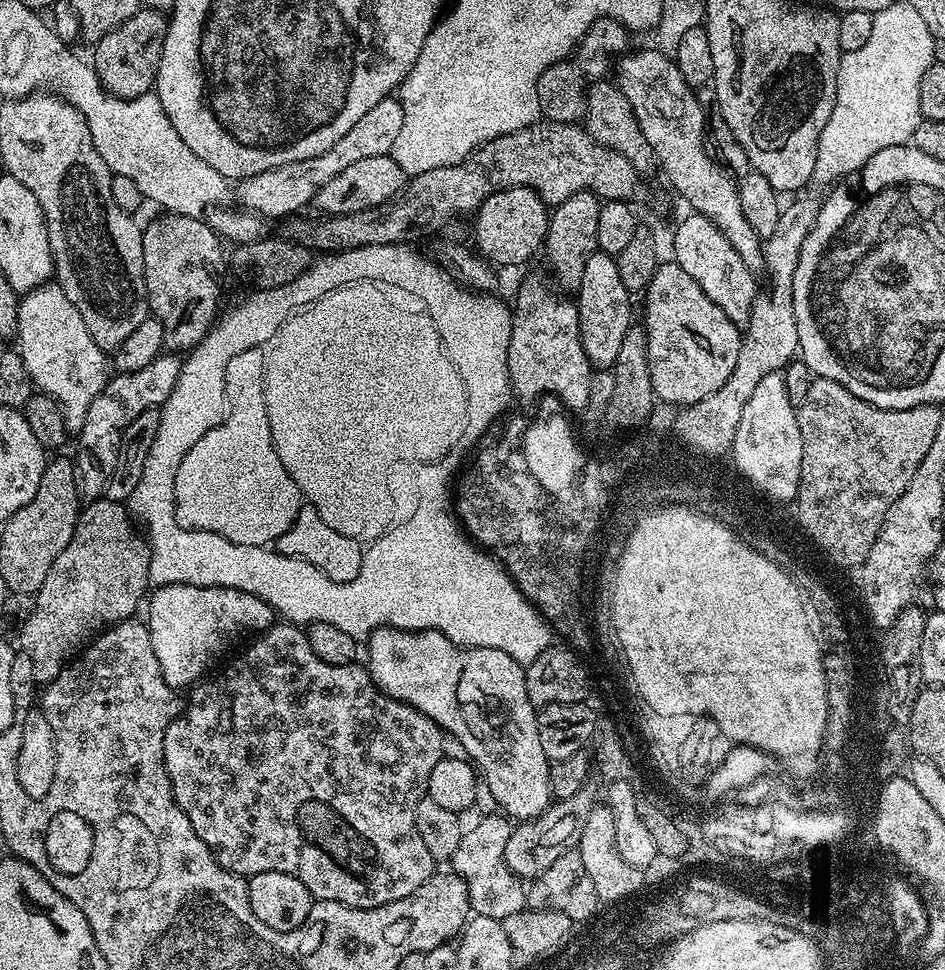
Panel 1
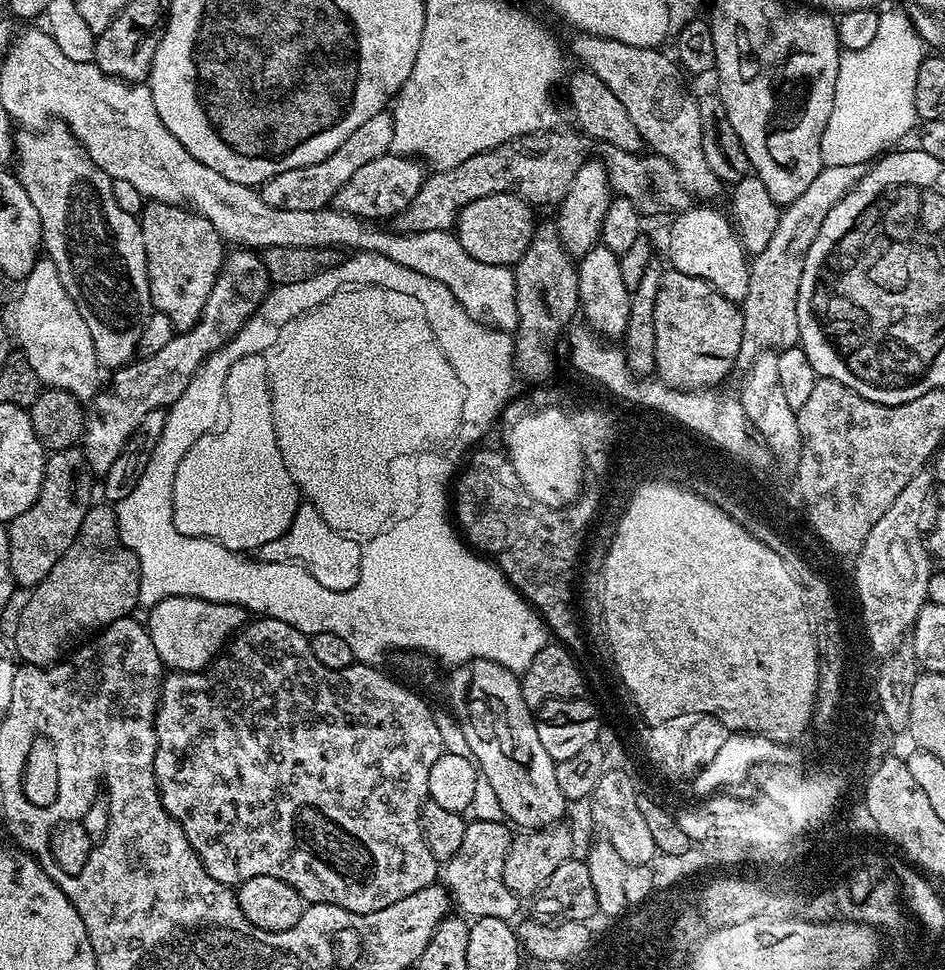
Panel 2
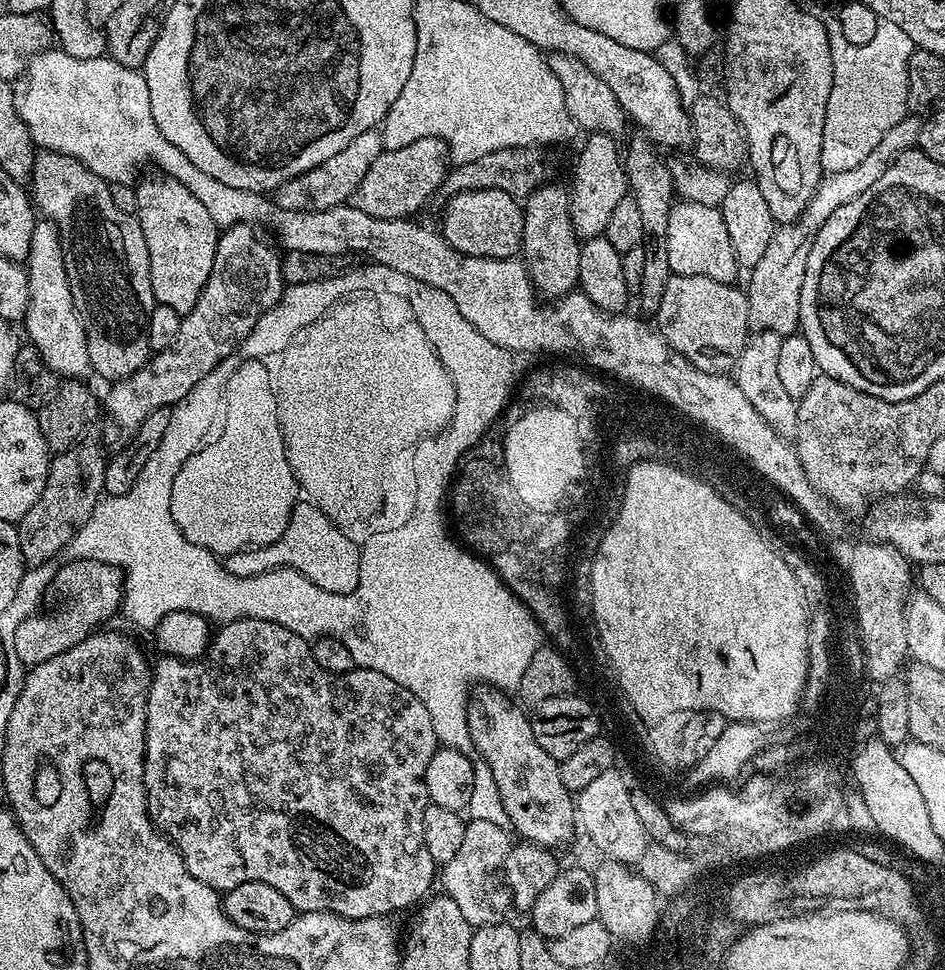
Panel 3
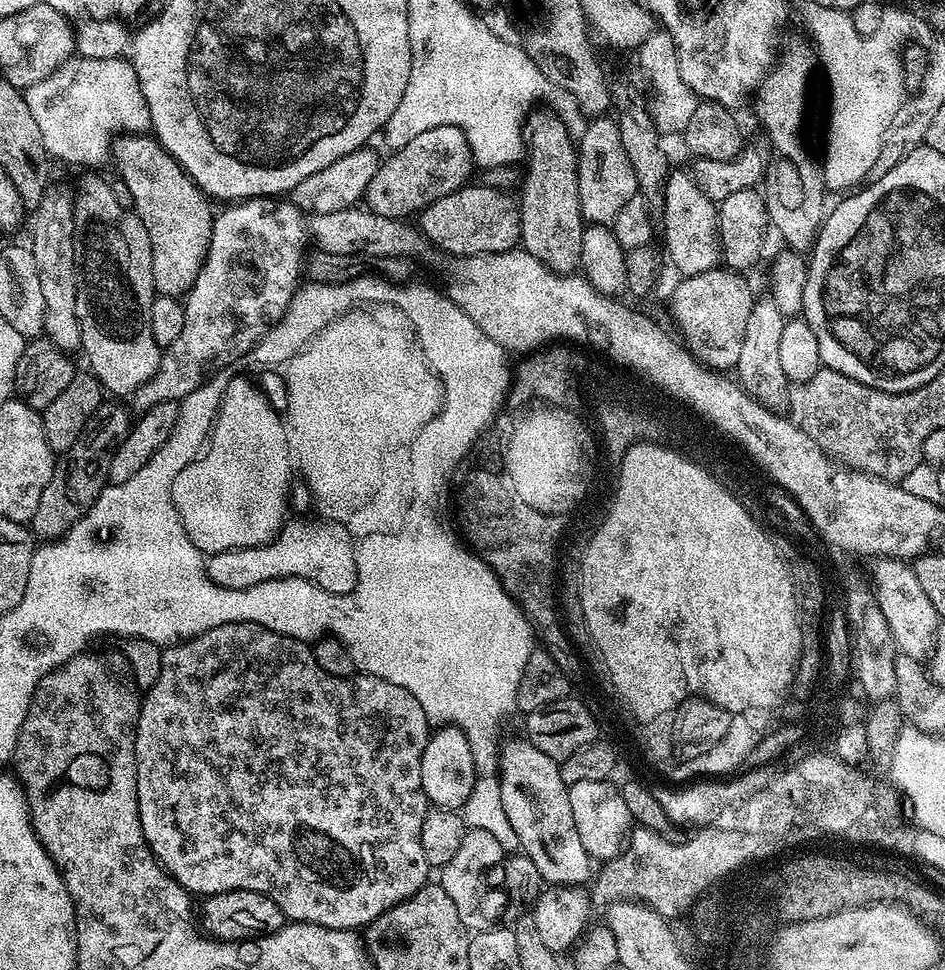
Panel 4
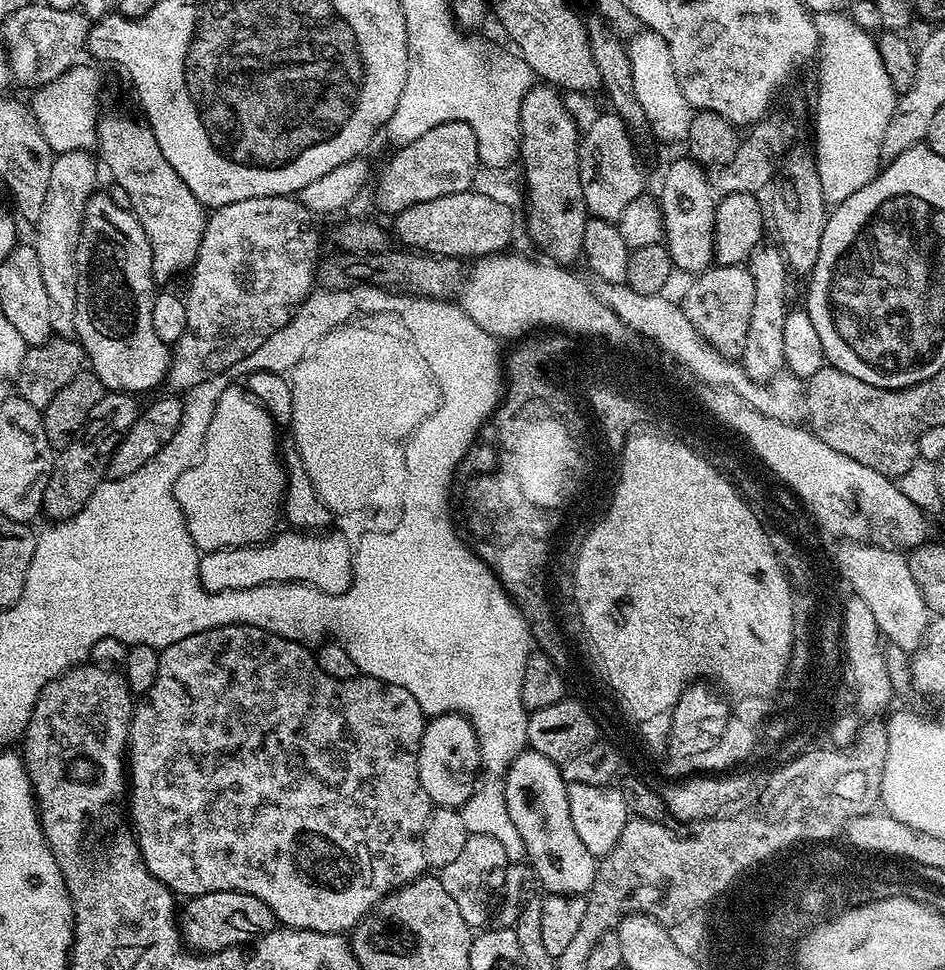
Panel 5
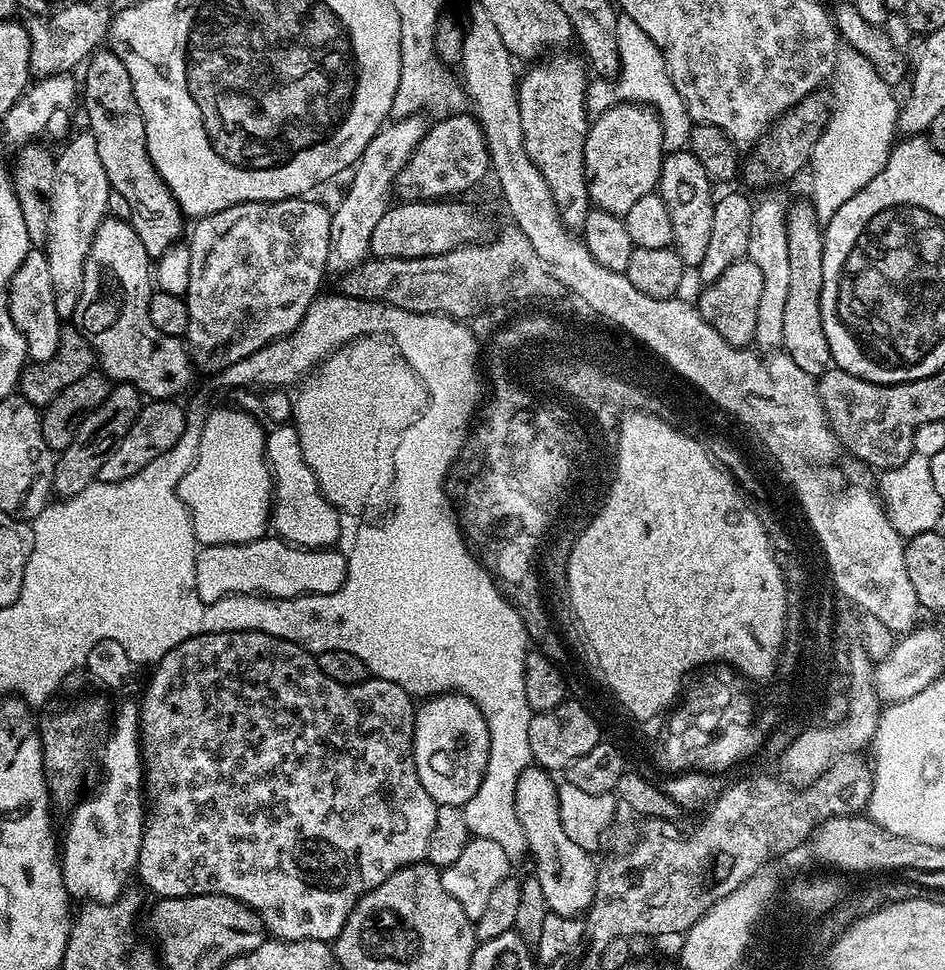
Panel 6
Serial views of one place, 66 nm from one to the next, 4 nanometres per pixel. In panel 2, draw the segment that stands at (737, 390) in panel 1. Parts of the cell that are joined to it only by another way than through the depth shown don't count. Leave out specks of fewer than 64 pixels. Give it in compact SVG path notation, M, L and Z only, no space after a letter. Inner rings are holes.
M865 165L821 167L818 178L806 186L806 191L798 194L781 211L778 230L770 237L770 243L762 254L751 257L748 273L750 286L742 301L744 321L742 322L742 346L738 350L738 364L741 369L752 367L761 352L795 348L799 345L798 334L798 286L802 286L802 266L806 266L806 254L826 222L826 214L856 183L864 177Z

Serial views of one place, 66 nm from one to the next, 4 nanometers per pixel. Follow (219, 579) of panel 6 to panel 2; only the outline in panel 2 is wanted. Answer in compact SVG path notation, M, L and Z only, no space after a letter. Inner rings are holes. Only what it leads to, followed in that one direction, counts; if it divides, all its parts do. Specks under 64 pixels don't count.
M304 502L294 514L294 522L282 534L282 538L274 538L274 542L266 542L258 550L259 559L266 562L286 562L297 564L306 569L326 590L345 592L350 590L358 582L362 570L362 549L354 546L349 538L342 538L313 504Z

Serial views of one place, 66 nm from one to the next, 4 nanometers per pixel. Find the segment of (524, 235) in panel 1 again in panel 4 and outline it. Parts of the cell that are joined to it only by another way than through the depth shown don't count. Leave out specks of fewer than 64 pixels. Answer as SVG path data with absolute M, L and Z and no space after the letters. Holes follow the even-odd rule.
M475 182L469 183L463 188L459 188L450 194L446 194L442 198L438 198L433 204L430 205L430 207L425 208L423 212L419 213L418 227L424 239L428 241L429 245L436 247L437 244L437 246L440 247L442 251L444 251L444 254L447 254L448 256L473 256L474 254L482 254L483 252L486 254L509 252L510 249L515 248L520 244L520 210L517 201L513 199L513 197L511 200L508 195L509 193L507 191L491 187L483 182L477 182L477 184L475 184Z

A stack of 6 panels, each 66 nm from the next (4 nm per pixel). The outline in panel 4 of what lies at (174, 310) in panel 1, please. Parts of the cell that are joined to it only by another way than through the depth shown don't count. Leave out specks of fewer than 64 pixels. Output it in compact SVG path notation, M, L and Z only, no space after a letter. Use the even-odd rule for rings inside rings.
M132 134L117 139L114 144L114 164L118 178L126 182L130 189L132 208L136 216L146 226L146 234L150 238L152 251L152 277L157 293L162 296L187 297L188 291L194 286L198 274L204 265L204 259L210 246L210 234L214 211L210 205L209 197L199 188L192 177L185 172L184 167L160 145L160 141L146 134Z

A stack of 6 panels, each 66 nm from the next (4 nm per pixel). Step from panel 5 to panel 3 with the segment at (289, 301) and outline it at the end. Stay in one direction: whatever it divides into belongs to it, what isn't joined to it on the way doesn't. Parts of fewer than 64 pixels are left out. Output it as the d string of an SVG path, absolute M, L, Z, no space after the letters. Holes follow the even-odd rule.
M236 224L221 231L218 250L214 254L214 270L198 302L194 302L194 310L183 313L178 338L174 338L174 342L170 342L166 350L155 353L137 372L115 381L109 387L111 390L106 398L104 397L102 406L105 417L110 418L112 428L116 431L117 445L123 446L132 439L138 426L146 422L146 414L169 407L186 398L186 394L190 394L196 383L206 378L206 374L210 374L210 370L214 370L218 362L222 362L239 349L241 342L250 334L250 330L254 330L260 315L279 302L286 287L282 256L275 243L267 244L262 237L256 236L256 232L257 229L251 224Z

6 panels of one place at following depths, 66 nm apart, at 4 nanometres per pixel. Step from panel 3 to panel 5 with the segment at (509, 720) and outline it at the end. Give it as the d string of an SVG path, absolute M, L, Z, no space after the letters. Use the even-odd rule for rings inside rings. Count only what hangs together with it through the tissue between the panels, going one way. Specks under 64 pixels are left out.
M531 750L518 753L504 777L504 793L506 794L506 810L510 814L510 822L522 834L524 855L530 865L535 879L548 894L558 896L584 896L594 882L594 874L598 863L597 857L586 850L586 846L578 839L574 831L574 822L570 822L570 804L568 802L568 785L564 782L561 765L557 761L546 758Z

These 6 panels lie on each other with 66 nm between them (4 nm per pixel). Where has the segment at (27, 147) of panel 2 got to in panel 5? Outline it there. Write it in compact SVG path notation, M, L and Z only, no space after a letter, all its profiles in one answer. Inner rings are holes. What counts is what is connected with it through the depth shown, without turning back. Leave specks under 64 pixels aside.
M93 194L84 201L80 217L80 241L76 247L76 330L75 339L84 348L90 371L108 392L141 394L165 383L170 348L154 331L154 298L157 289L152 278L152 255L146 230L129 209L118 206L106 194Z

